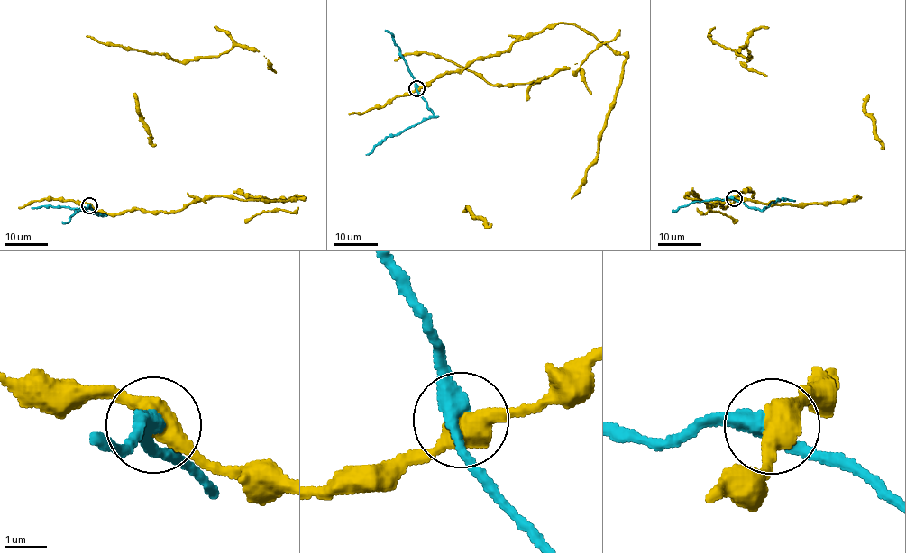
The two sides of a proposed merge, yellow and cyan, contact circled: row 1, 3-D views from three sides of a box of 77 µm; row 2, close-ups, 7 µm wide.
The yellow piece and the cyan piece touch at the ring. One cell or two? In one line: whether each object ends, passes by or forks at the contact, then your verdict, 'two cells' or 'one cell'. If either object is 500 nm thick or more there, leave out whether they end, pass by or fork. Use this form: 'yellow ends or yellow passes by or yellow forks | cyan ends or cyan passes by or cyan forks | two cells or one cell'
two cells

